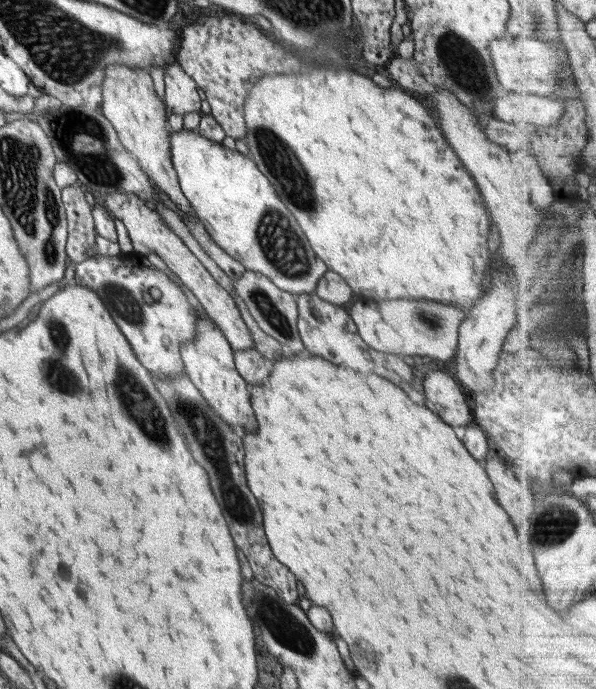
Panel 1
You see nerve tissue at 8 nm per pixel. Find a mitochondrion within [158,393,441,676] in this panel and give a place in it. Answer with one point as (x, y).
(280, 623)

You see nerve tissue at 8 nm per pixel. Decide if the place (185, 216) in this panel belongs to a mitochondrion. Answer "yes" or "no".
no

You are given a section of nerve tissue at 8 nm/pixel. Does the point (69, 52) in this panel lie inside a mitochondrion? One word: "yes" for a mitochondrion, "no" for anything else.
yes

